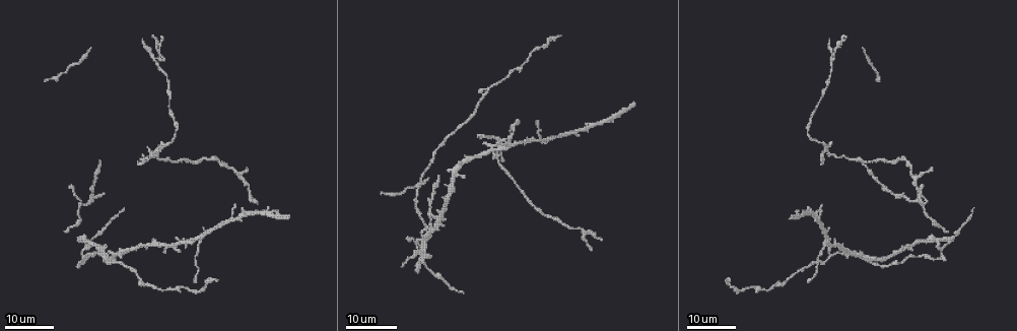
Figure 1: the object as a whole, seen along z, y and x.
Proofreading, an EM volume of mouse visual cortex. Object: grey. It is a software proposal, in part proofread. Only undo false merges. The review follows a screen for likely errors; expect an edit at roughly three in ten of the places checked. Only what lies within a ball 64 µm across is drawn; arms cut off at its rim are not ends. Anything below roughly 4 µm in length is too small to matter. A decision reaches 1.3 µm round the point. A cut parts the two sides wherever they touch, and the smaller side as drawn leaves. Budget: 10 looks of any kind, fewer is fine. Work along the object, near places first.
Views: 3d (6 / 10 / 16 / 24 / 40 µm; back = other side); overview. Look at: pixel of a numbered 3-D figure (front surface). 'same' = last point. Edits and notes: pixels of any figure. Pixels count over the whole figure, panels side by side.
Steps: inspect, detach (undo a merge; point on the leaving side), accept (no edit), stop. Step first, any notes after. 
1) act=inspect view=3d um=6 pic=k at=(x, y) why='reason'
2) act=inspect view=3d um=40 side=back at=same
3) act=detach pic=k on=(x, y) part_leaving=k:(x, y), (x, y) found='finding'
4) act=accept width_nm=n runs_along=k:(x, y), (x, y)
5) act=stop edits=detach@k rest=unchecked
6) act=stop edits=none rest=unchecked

act=inspect view=3d um=16 pic=1 at=(199, 239) why='small branch off a trunk'

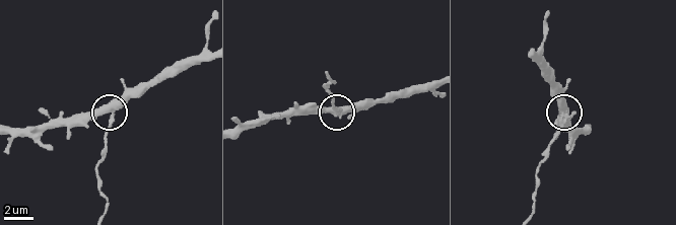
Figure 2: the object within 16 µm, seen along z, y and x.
act=inspect view=3d um=6 pic=2 at=(110, 113)

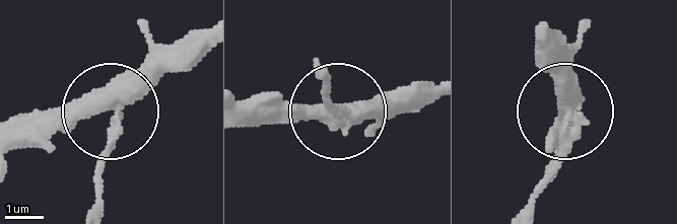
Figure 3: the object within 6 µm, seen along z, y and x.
act=detach pic=3 on=(98, 176) arms=3 part_leaving=3:(115, 129), (95, 203) found='two neurons meet here'

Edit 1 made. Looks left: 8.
act=inspect view=3d um=16 pic=1 at=(498, 142) why='looks like a crossing'

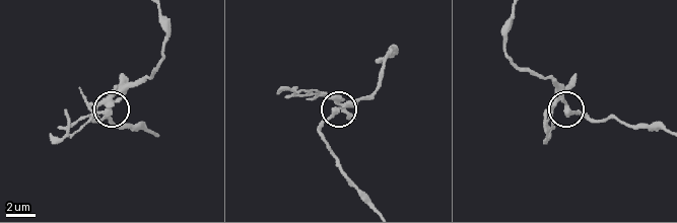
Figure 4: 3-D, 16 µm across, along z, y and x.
act=inspect view=3d um=10 pic=4 at=(564, 105)

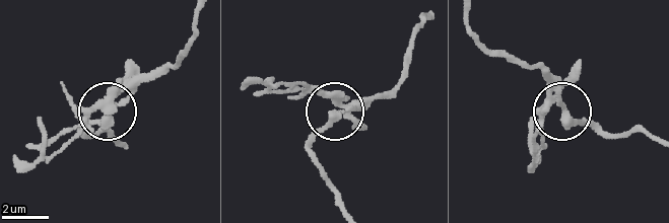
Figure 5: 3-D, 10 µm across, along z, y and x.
act=detach pic=5 on=(72, 110) part_leaving=5:(101, 100), (17, 168) found='two neurons meet here'

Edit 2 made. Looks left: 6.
act=inspect view=3d um=16 pic=1 at=(78, 202) why='arms part here'

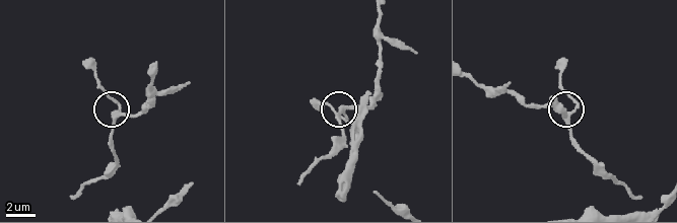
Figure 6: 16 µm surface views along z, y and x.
act=inspect view=3d um=10 pic=6 at=(115, 116) why='zoom in'

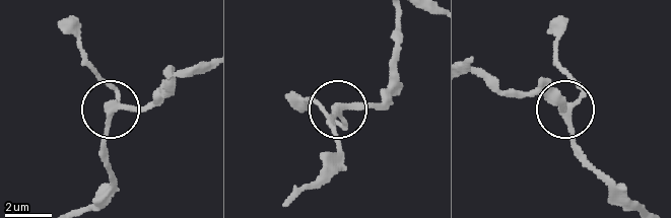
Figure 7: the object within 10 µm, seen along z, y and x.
act=accept runs_along=7:(478, 66), (557, 106), (579, 95), (572, 74) found='all the same neuron'

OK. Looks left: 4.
act=inspect view=3d um=16 pic=1 at=(431, 220) why='three-way junction'

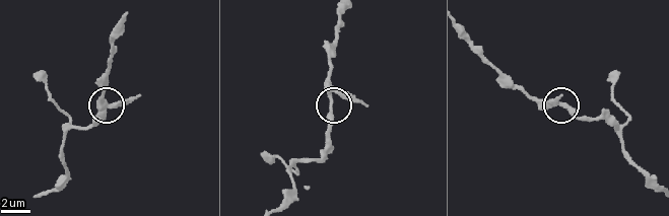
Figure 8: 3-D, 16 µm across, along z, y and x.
act=inspect view=3d um=6 pic=8 at=(331, 105)

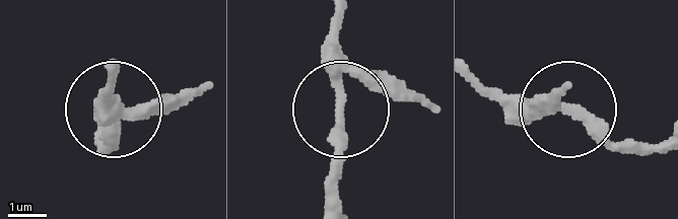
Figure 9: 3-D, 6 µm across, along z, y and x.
act=accept runs_along=9:(338, 112), (338, 18) found='one neuron here'

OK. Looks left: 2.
act=inspect view=3d um=24 pic=1 at=(155, 60) why='three-way junction'

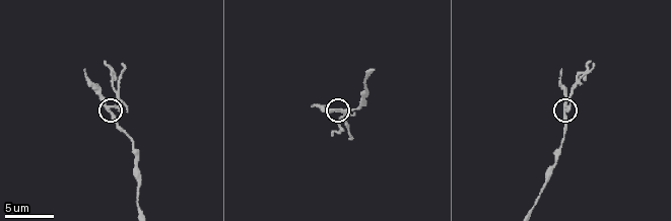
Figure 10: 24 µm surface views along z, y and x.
act=inspect view=3d um=6 pic=10 at=(563, 108)

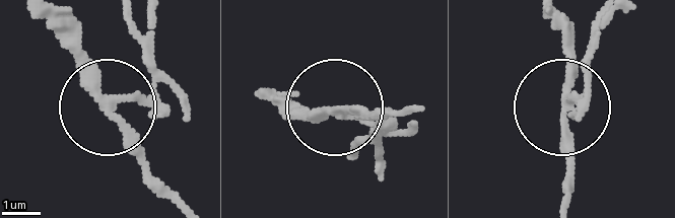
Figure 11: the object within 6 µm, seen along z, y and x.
act=detach pic=11 on=(148, 52) width_nm=190 part_leaving=11:(125, 97), (150, 78), (150, 10) found='a second neuron is stuck on'

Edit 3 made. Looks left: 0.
act=stop edits=detach@3,detach@5,detach@11 rest=unchecked

